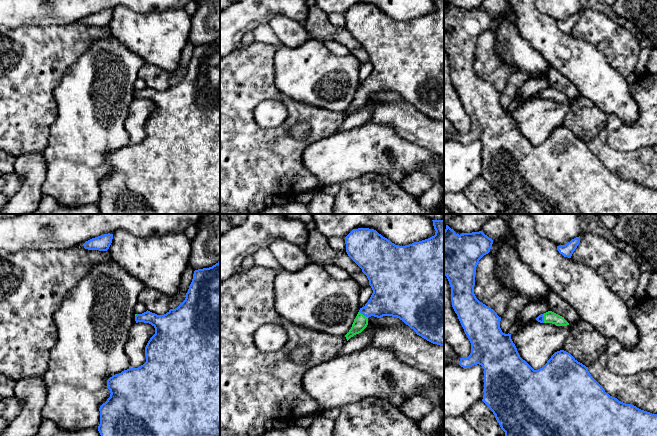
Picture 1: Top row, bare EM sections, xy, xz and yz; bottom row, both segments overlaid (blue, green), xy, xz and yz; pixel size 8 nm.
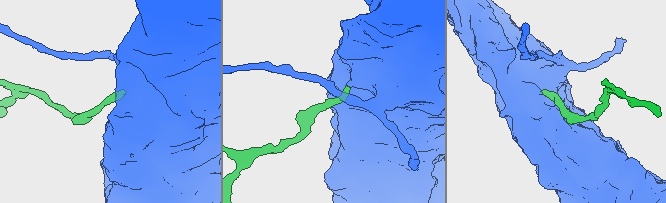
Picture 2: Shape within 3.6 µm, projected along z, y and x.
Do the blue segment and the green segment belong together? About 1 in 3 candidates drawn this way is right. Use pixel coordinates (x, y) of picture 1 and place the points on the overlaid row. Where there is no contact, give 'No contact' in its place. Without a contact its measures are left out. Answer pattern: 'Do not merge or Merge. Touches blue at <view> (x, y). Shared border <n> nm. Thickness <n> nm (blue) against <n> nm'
Merge. Touches blue at xz (364, 315). Shared border 90 nm. Thickness 280 nm (blue) against 110 nm

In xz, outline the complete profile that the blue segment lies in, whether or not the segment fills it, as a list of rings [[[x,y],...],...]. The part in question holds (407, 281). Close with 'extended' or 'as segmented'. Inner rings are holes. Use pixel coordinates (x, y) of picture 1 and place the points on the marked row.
[[[432,220],[435,235],[409,245],[399,246],[374,229],[353,229],[346,237],[348,256],[367,276],[373,293],[360,308],[347,341],[361,333],[371,316],[397,317],[427,341],[444,346],[444,220]]]; extended

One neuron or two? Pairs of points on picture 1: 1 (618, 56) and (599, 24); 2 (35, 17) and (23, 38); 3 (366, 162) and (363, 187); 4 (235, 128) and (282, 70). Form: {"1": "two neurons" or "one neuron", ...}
{"1": "one neuron", "2": "two neurons", "3": "two neurons", "4": "two neurons"}

